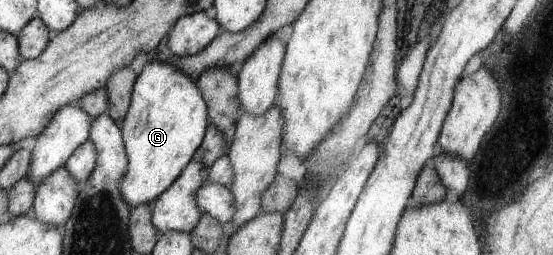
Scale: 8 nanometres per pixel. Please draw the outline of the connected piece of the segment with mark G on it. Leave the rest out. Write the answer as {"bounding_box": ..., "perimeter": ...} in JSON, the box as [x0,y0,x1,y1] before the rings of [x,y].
{"bounding_box":[119,56,210,206],"perimeter":[[[153,56],[136,77],[131,103],[121,124],[129,164],[119,191],[130,206],[152,204],[198,155],[210,118],[197,82],[158,56]]]}

